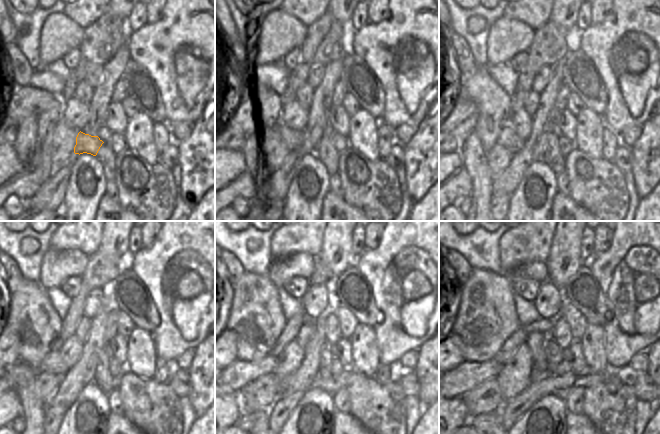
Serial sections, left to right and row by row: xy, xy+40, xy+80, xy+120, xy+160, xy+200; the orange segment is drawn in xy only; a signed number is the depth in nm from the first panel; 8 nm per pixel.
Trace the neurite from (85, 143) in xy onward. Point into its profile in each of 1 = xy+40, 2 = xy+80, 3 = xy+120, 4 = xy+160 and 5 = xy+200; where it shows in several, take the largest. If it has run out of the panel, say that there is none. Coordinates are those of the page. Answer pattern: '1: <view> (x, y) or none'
1: xy+40 (293, 138)
2: xy+80 (508, 138)
3: xy+120 (54, 362)
4: xy+160 (238, 374)
5: xy+200 (467, 375)

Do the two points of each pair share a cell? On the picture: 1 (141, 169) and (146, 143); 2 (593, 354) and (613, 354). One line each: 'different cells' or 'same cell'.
1: different cells
2: different cells

